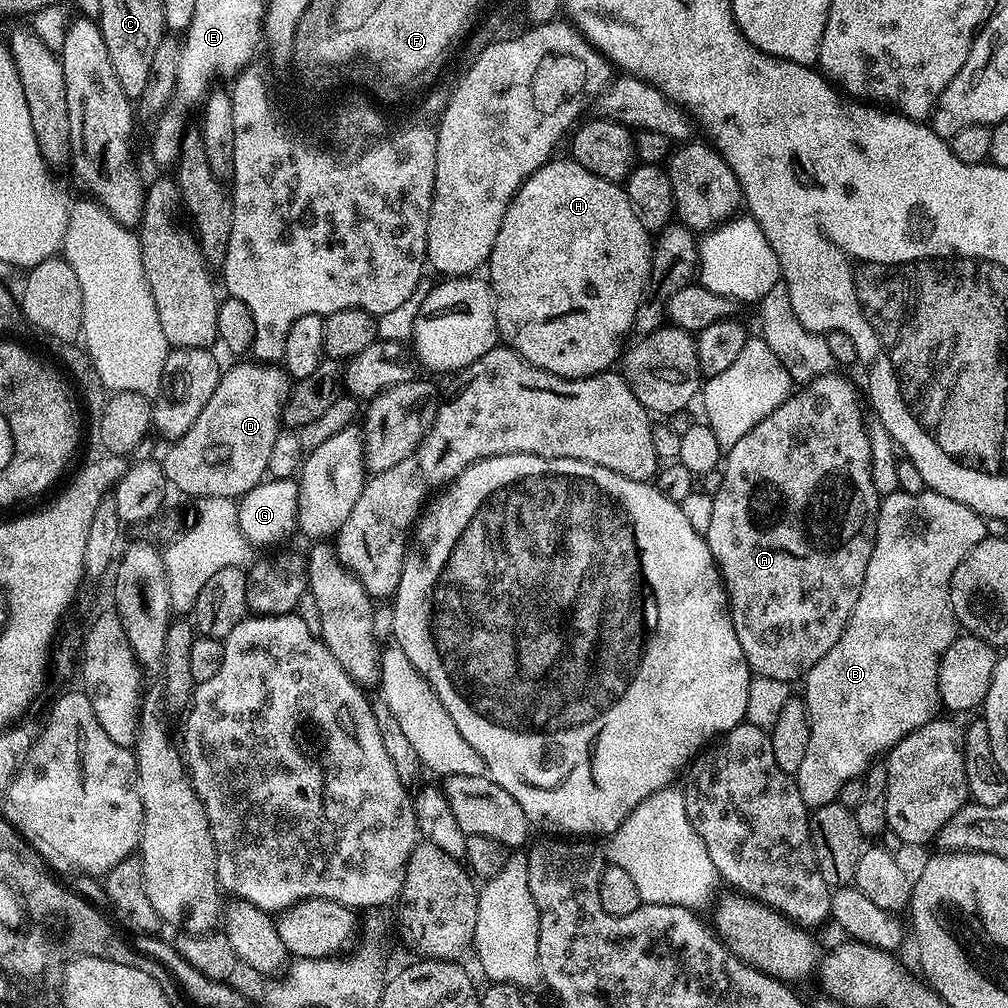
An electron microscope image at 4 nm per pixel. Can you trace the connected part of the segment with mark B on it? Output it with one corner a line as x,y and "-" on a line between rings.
901,490
891,492
889,496
880,501
880,514
876,518
876,541
874,550
870,554
870,562
866,566
866,578
862,582
862,594
858,594
858,602
850,614
850,622
846,630
842,630
842,638
818,658
807,676
803,677
804,693
802,699
808,708
808,725
810,726
810,742
806,742
806,758
802,758
802,766
794,773
794,779
798,790
802,794
802,802
809,810
821,808
823,804
833,803
839,797
842,786
851,780
859,780
864,773
877,763
885,754
892,751
894,745
906,734
918,730
926,722
930,722
937,715
936,708
941,707
940,691
938,690
938,666
945,650
954,642
958,635
956,615
952,609
952,603
948,600
948,587
954,570
960,565
961,558
970,554
978,542
982,542
986,535
985,517
980,516
974,510
962,506
962,502
954,502
954,498
946,498
942,494
925,490
920,493
906,493

